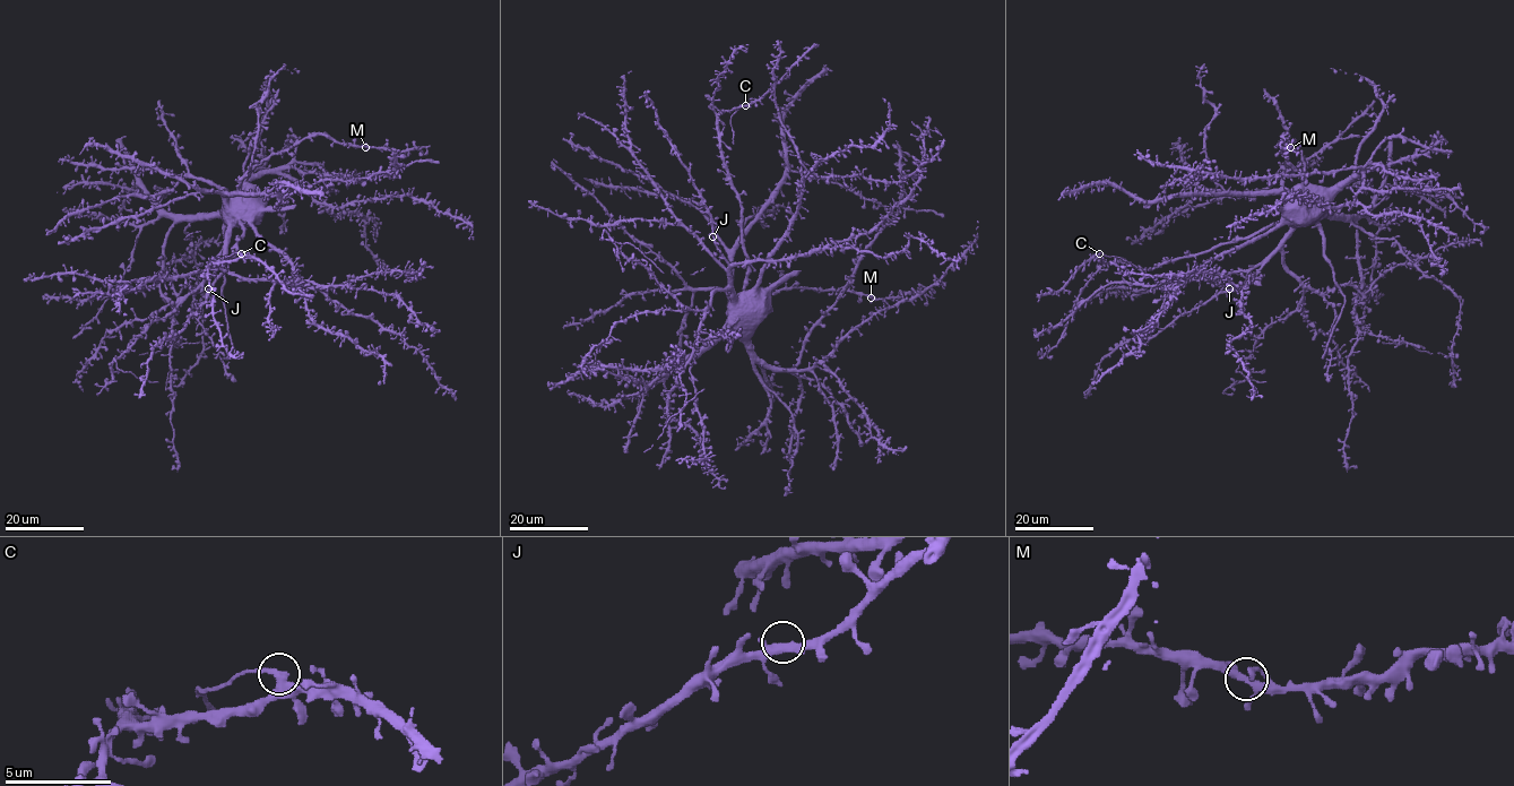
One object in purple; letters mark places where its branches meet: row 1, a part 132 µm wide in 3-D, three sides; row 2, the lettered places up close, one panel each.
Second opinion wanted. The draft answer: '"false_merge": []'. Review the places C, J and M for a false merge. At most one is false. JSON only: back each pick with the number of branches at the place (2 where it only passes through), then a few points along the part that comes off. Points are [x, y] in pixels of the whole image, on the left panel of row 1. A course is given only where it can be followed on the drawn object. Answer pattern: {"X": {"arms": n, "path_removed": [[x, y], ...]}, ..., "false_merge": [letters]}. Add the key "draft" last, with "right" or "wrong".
{"C": {"arms": 3, "path_removed": [[241, 253], [226, 257], [228, 267]]}, "false_merge": ["C"], "draft": "wrong"}

